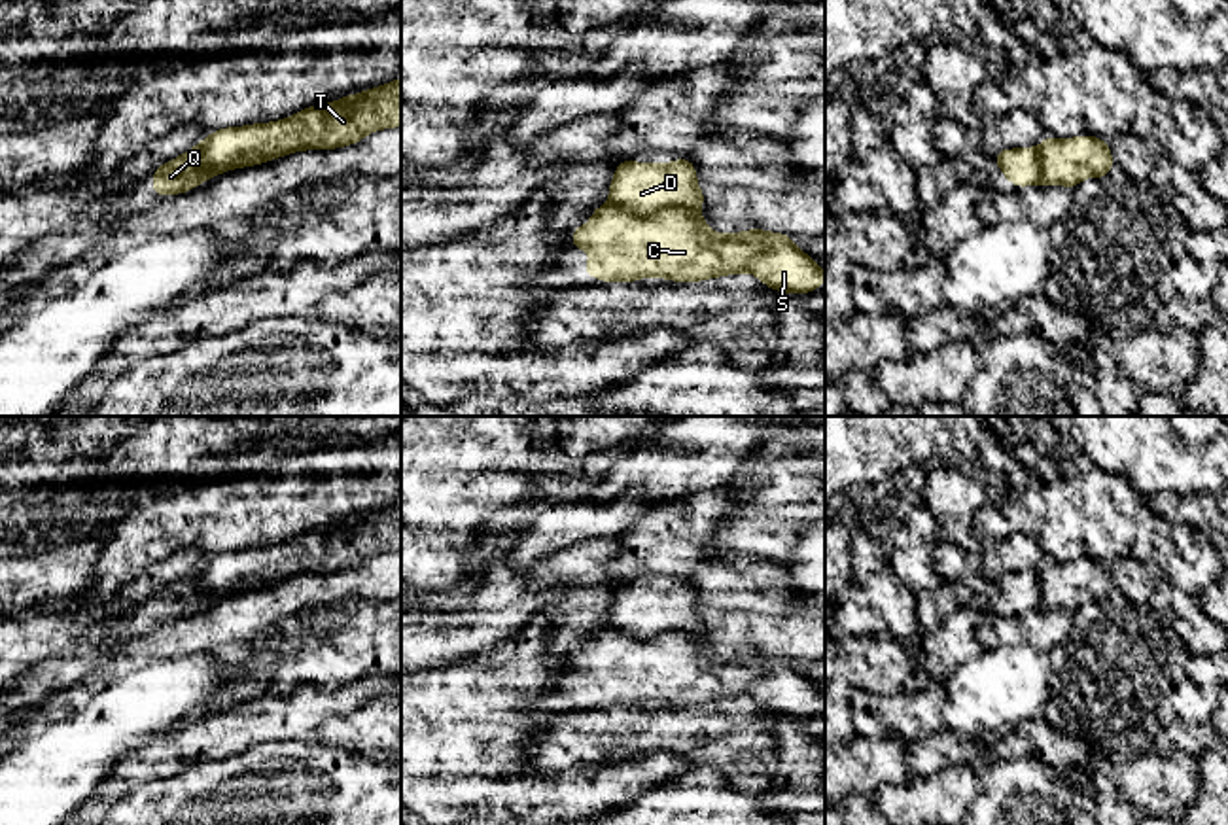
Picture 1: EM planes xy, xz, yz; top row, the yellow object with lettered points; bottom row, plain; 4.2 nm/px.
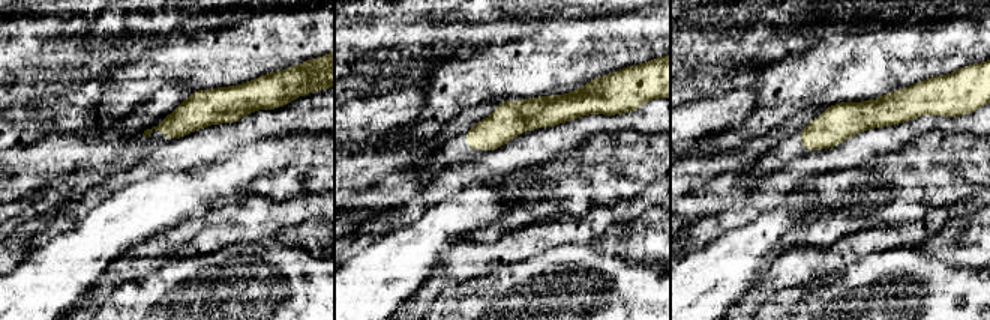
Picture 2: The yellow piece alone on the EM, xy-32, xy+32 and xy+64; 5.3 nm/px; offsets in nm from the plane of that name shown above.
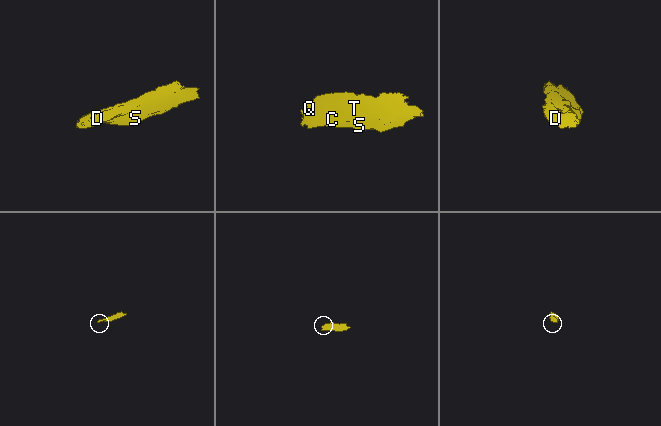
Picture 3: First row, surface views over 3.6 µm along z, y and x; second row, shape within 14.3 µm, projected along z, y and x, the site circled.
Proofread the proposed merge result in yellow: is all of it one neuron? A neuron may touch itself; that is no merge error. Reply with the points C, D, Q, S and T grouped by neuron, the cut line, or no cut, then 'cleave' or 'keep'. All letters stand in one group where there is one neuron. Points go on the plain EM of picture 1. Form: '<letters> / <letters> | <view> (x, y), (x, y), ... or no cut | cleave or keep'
C Q S T / D | xy (328, 528), (322, 557), (271, 562), (231, 591) | cleave

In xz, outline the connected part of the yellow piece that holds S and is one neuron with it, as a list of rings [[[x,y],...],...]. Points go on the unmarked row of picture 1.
[[[607,626],[590,638],[587,649],[573,653],[571,660],[573,672],[594,676],[583,696],[607,708],[634,706],[645,700],[700,706],[725,698],[753,696],[764,710],[781,717],[810,717],[825,706],[825,696],[814,681],[795,670],[793,660],[763,653],[719,658],[708,653],[708,645],[694,632],[685,630],[638,640]]]

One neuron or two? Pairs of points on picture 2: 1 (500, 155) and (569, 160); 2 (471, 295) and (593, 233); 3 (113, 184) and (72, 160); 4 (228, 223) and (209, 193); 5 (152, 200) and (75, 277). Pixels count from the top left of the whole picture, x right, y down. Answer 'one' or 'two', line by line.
1: two
2: two
3: two
4: two
5: one

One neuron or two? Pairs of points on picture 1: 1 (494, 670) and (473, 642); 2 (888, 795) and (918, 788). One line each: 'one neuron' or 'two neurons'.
1: two neurons
2: one neuron

